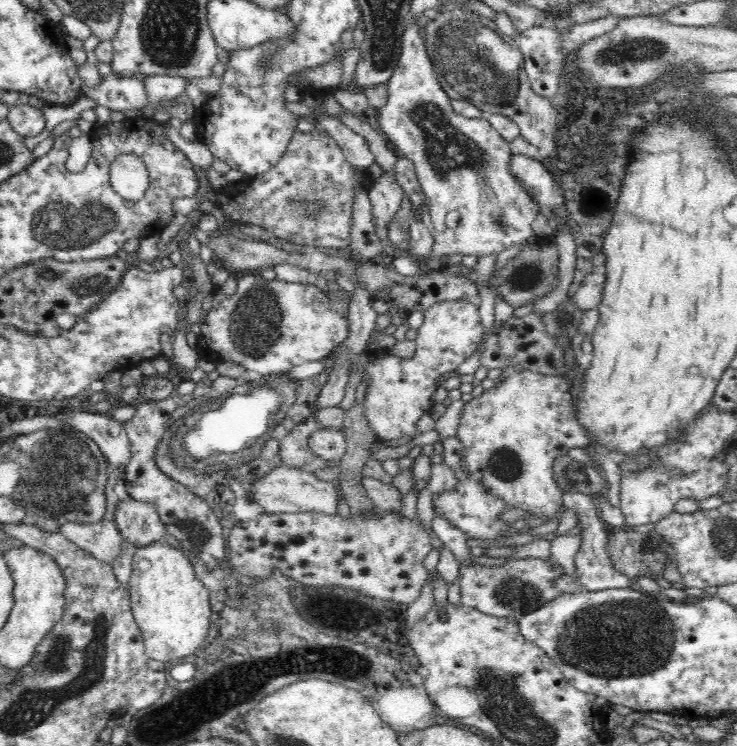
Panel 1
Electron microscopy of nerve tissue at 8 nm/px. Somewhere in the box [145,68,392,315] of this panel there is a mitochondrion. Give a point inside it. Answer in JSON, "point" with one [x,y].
{"point":[300,211]}

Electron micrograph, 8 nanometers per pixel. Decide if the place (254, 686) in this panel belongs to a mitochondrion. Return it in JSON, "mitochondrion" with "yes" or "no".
{"mitochondrion":"no"}

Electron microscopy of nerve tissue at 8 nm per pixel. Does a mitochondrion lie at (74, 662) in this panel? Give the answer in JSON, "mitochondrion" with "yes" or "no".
{"mitochondrion":"yes"}

